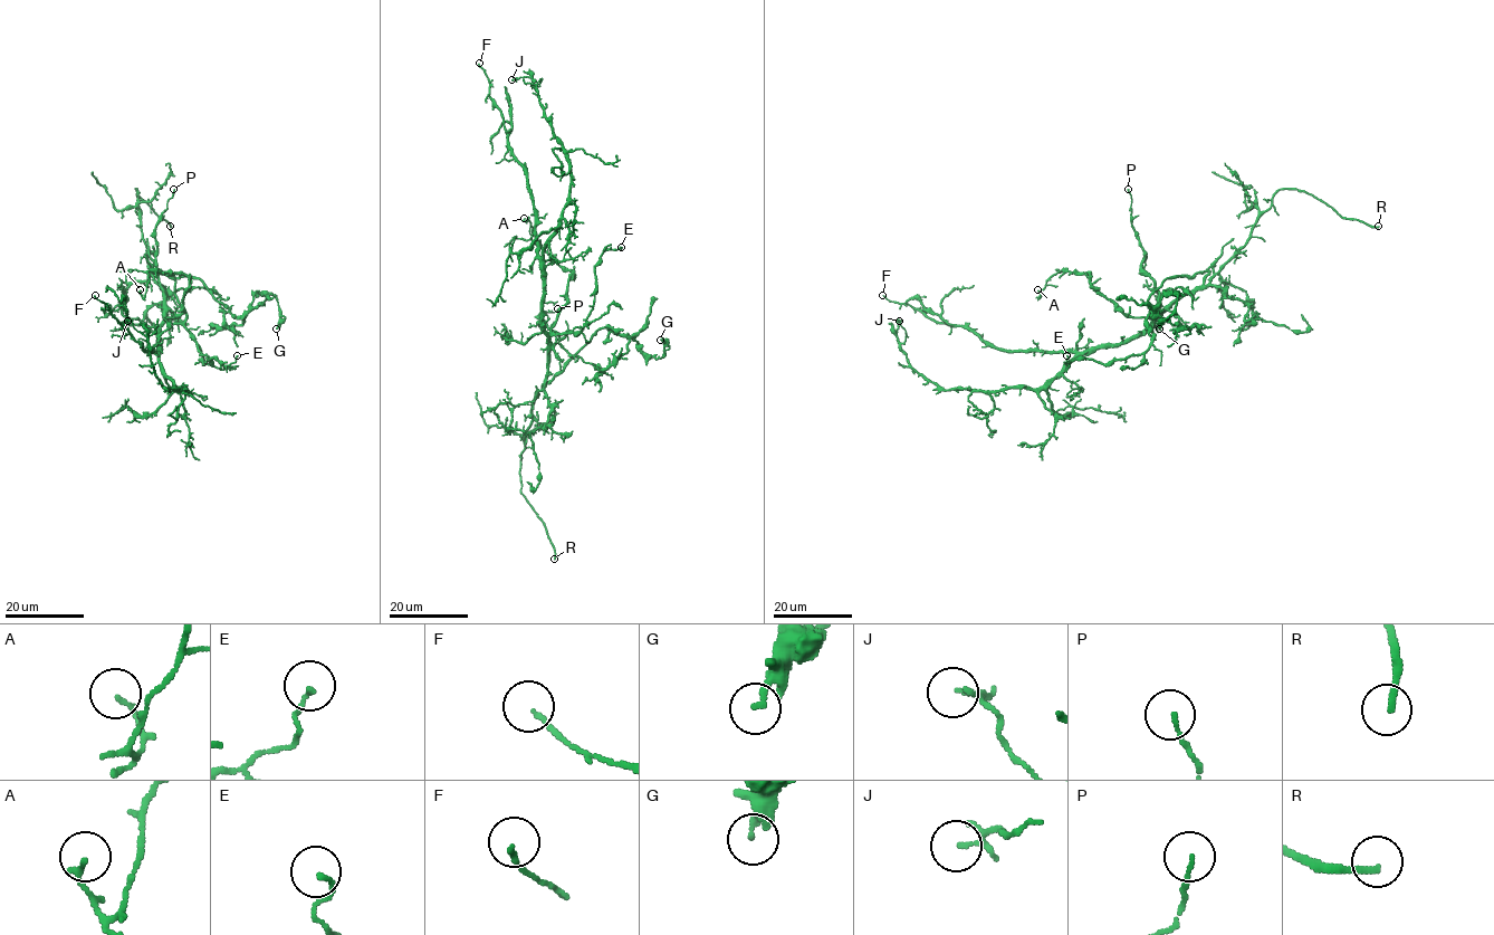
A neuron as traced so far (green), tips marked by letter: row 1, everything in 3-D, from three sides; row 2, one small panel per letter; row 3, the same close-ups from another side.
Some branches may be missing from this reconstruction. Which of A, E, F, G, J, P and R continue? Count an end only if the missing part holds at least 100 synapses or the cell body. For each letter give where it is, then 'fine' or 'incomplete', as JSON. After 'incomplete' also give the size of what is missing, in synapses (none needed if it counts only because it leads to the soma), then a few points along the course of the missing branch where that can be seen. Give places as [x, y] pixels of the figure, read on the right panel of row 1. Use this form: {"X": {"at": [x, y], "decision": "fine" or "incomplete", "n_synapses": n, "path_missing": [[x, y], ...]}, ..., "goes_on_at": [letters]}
{"A": {"at": [1037, 289], "decision": "fine"}, "E": {"at": [1066, 355], "decision": "fine"}, "F": {"at": [882, 295], "decision": "fine"}, "G": {"at": [1159, 328], "decision": "fine"}, "J": {"at": [899, 321], "decision": "fine"}, "P": {"at": [1128, 189], "decision": "fine"}, "R": {"at": [1378, 226], "decision": "incomplete", "path_missing": [[1378, 226], [1400, 239], [1433, 241]]}, "goes_on_at": ["R"]}

